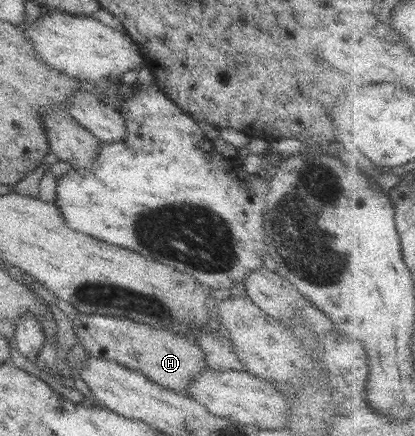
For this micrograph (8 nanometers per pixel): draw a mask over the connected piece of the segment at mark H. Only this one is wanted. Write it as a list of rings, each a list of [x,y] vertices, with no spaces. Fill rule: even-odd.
[[[79,311],[75,312],[71,327],[87,355],[118,363],[174,392],[184,393],[189,387],[189,381],[193,381],[199,371],[208,369],[203,350],[198,344],[182,335],[175,335],[169,329],[153,328],[127,318]]]

